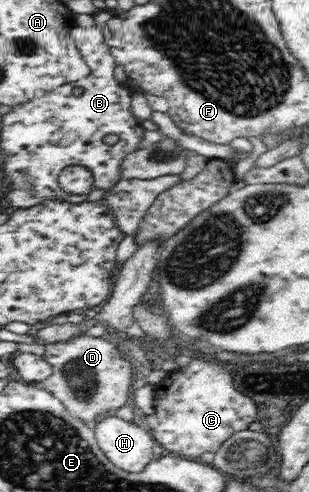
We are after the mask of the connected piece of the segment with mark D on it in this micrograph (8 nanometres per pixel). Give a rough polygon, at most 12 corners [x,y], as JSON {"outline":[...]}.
{"outline":[[105,337],[47,344],[38,385],[95,425],[126,405],[133,369]]}

